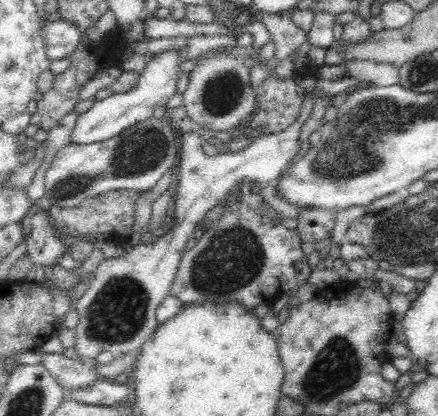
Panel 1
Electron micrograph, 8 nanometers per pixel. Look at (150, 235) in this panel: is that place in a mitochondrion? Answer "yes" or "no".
no

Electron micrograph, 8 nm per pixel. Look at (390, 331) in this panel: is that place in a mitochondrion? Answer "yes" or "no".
no

